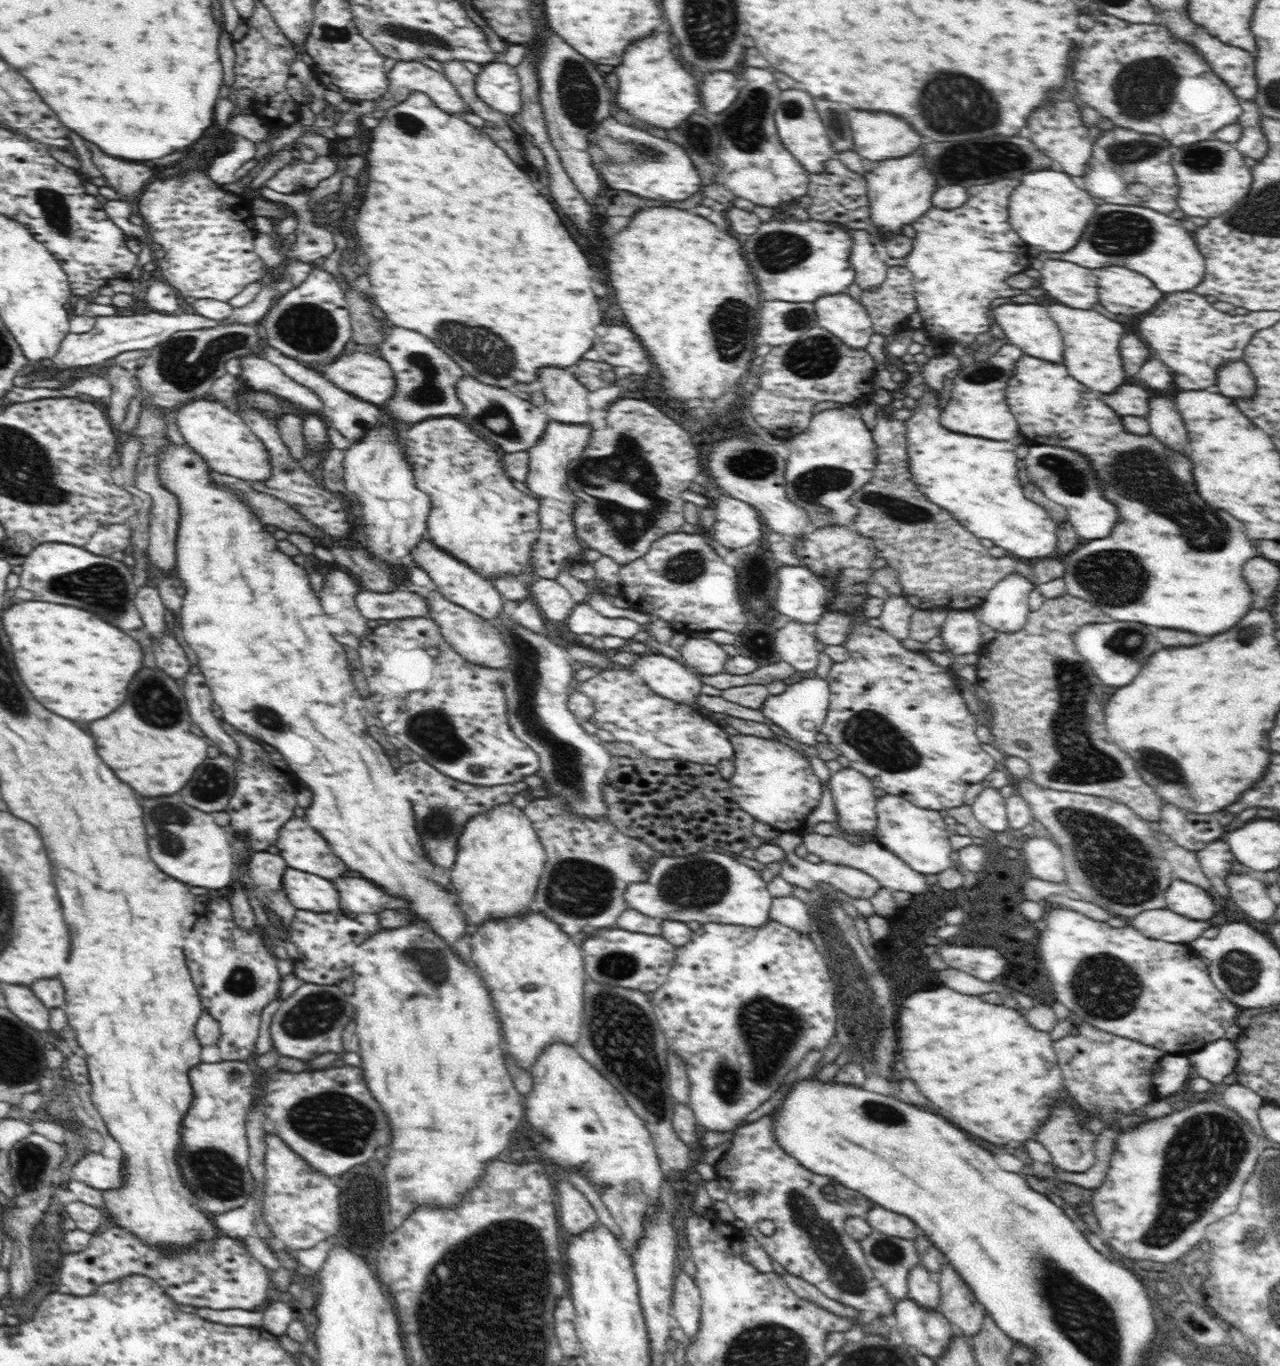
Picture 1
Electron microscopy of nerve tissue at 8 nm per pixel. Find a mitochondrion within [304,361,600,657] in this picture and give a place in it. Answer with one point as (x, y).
(496, 409)

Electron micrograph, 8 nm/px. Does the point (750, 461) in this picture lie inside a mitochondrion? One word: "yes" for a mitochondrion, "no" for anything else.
yes

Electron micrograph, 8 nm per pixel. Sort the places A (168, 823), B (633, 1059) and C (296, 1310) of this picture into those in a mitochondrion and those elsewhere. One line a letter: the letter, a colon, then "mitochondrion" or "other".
A: mitochondrion
B: mitochondrion
C: other

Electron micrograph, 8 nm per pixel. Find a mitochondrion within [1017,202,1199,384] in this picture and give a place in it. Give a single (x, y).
(1115, 233)

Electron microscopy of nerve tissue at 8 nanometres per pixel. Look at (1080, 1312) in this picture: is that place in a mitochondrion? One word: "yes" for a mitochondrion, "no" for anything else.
yes

